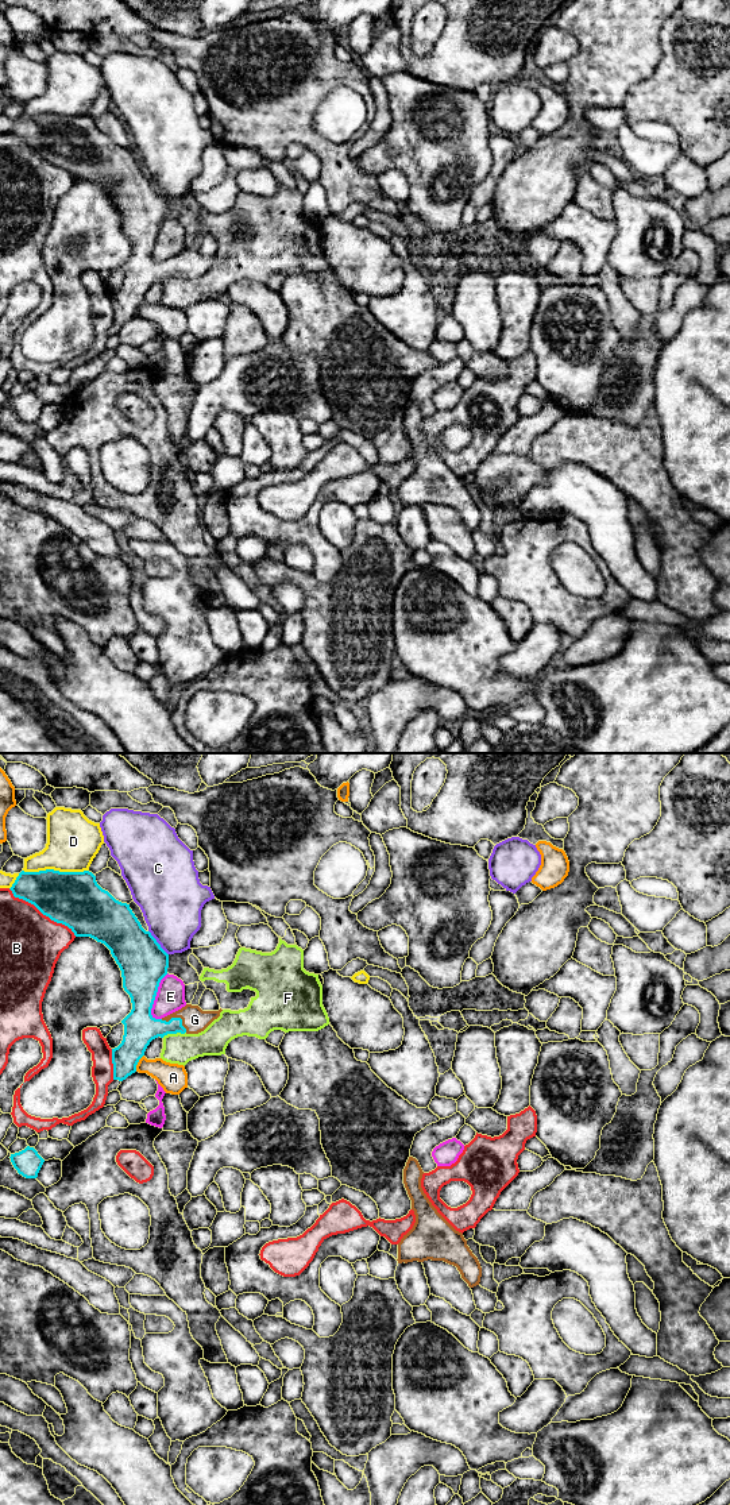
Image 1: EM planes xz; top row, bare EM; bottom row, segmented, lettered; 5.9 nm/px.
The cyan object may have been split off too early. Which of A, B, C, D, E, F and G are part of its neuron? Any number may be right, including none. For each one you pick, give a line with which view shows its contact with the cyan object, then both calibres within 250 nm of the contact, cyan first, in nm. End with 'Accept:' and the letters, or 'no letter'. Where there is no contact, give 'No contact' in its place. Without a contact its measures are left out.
G: Touches cyan in xz. Thickness 190 nm (cyan) against 150 nm
Accept: G

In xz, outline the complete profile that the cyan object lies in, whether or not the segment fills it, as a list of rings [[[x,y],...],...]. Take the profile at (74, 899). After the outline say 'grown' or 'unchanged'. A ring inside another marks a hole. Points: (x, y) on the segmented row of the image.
[[[22,871],[9,890],[15,898],[34,904],[51,921],[67,926],[76,937],[90,937],[111,950],[121,970],[123,988],[132,1003],[131,1012],[121,1020],[124,1024],[123,1041],[112,1049],[113,1080],[123,1081],[136,1072],[136,1065],[152,1039],[177,1033],[198,1034],[220,1016],[221,1008],[202,1011],[198,1006],[192,1004],[186,1004],[162,1019],[151,1015],[159,983],[167,975],[169,954],[151,933],[142,927],[130,904],[116,900],[103,890],[92,872]]] | grown

